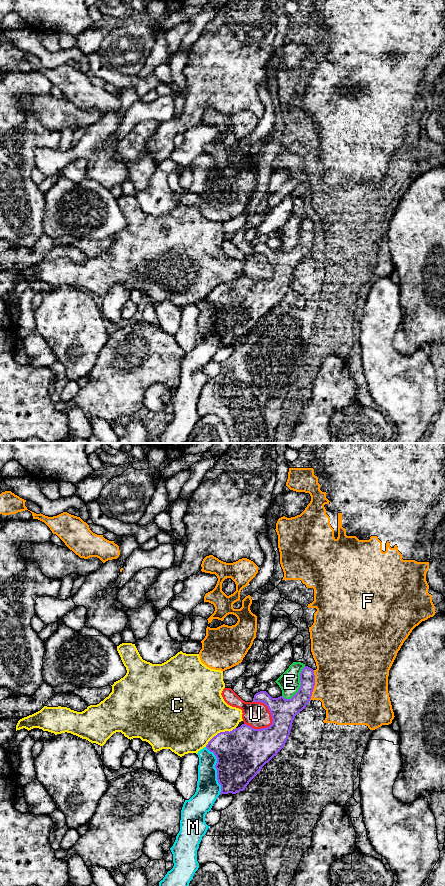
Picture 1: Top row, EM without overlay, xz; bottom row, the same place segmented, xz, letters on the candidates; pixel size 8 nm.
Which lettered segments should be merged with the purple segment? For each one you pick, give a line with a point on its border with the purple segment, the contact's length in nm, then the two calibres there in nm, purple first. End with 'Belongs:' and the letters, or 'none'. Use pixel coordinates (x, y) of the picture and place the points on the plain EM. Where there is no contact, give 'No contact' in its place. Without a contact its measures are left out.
Belongs: none

